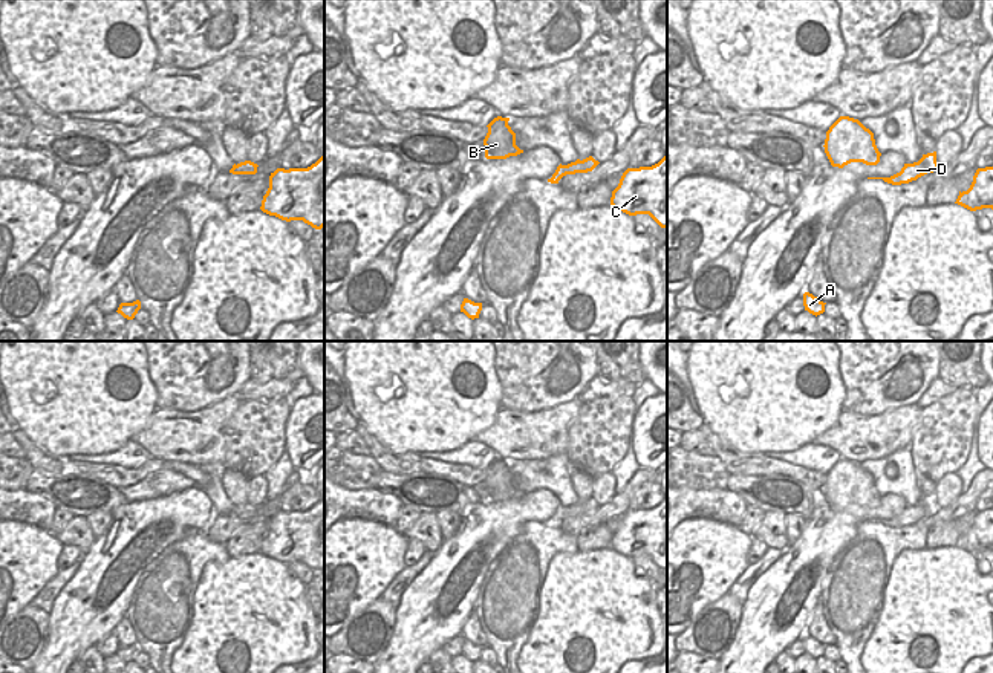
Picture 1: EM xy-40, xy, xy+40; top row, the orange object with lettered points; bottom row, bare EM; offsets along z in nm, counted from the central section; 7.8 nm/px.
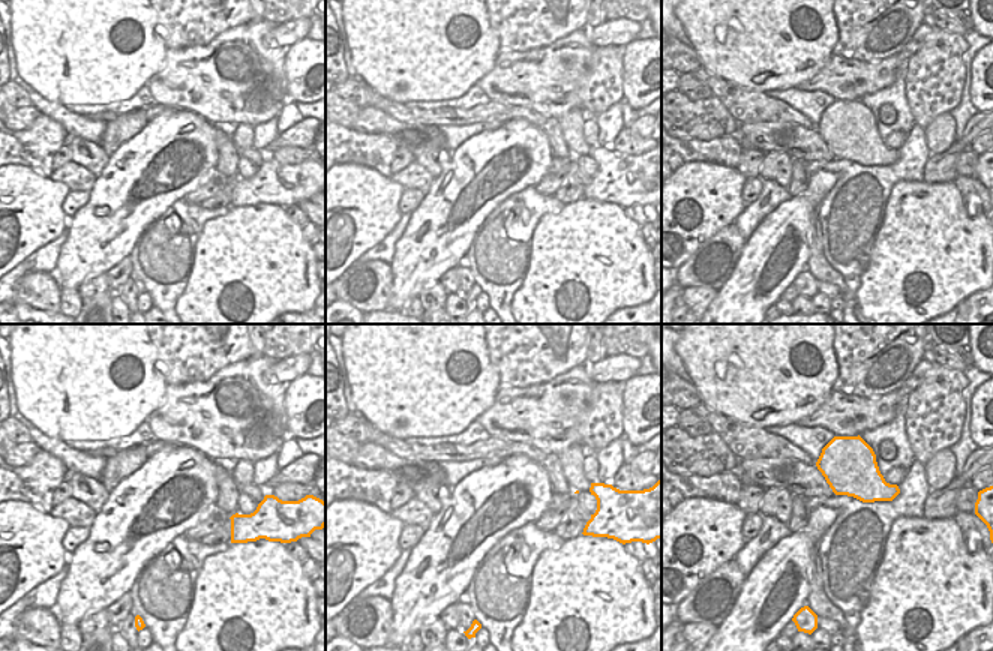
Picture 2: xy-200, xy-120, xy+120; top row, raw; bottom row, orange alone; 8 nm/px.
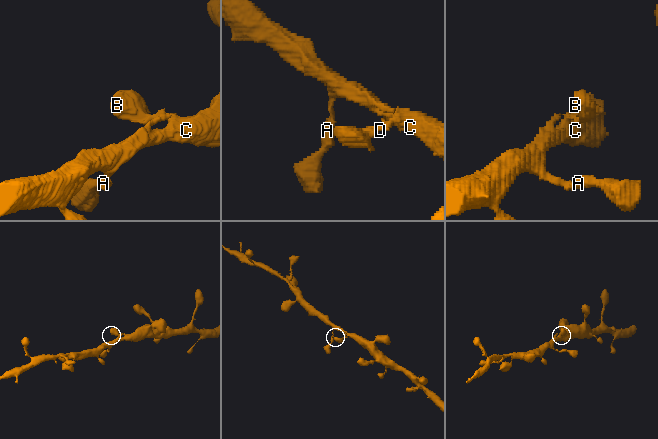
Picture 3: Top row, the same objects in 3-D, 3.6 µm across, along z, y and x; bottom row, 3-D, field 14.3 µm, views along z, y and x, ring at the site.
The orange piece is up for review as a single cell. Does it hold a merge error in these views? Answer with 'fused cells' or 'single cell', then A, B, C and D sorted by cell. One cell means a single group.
single cell; A B C D

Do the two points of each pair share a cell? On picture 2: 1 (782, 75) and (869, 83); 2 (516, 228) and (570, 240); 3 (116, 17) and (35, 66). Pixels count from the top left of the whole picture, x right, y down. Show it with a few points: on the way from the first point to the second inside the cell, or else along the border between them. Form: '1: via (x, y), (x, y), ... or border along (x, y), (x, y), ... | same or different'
1: border along (831, 54), (815, 75), (797, 87) | different
2: border along (560, 210), (540, 219), (531, 237), (528, 267) | different
3: via (96, 32), (84, 32), (71, 45), (54, 53) | same

